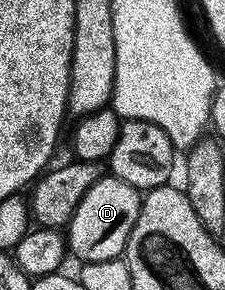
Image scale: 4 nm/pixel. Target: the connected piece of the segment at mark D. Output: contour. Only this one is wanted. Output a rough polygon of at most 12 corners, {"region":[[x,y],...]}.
{"region":[[109,174],[64,235],[82,264],[117,260],[143,193]]}

